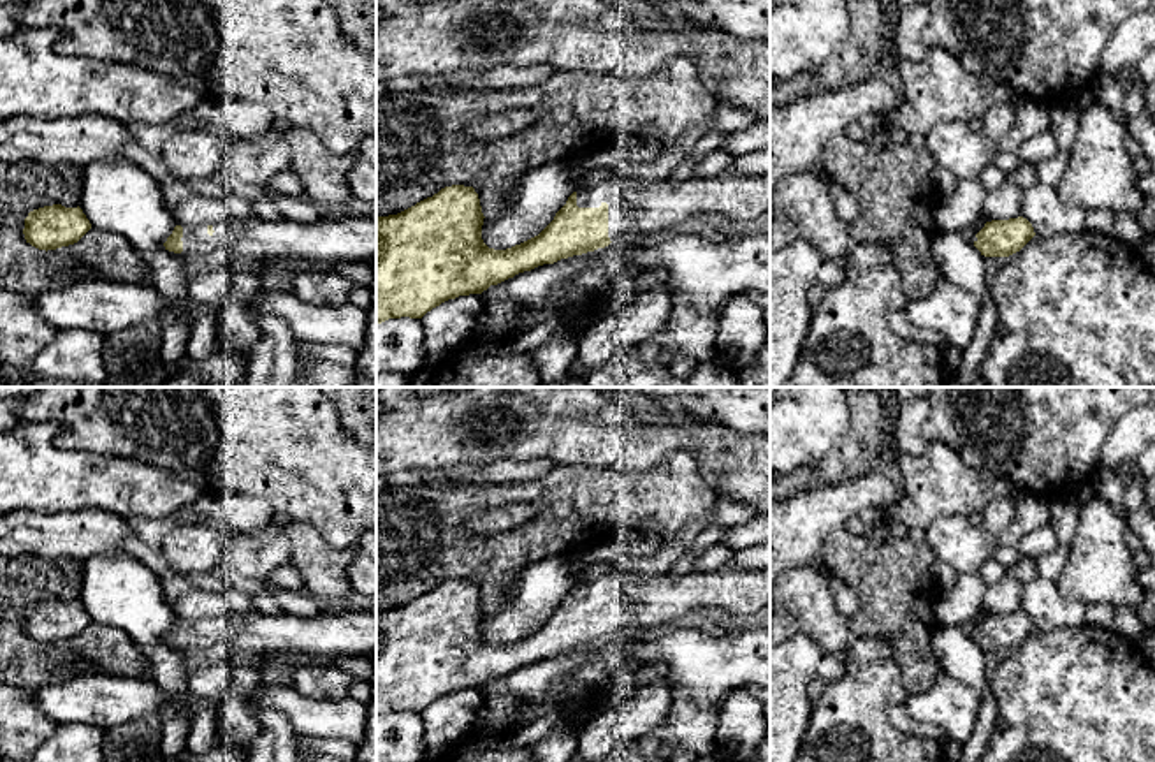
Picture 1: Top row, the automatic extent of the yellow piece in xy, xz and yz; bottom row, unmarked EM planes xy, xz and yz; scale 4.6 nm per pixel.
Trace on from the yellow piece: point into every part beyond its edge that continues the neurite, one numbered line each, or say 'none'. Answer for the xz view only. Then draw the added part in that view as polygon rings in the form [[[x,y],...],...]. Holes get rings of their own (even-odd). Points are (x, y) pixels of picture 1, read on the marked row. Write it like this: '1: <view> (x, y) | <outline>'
1: xz (635, 210) | [[[731,167],[679,185],[601,180],[577,192],[578,208],[608,204],[610,241],[643,239],[689,216],[716,213],[733,229],[770,211],[770,172],[740,174]]]

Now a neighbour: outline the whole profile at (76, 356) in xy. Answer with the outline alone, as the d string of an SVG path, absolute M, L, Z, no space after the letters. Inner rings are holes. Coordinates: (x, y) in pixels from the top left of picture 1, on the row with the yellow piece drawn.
M63 329L33 359L32 371L70 387L109 387L111 371L104 336L88 329Z

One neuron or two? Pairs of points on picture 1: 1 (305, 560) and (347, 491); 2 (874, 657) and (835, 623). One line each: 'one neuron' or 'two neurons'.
1: two neurons
2: two neurons

